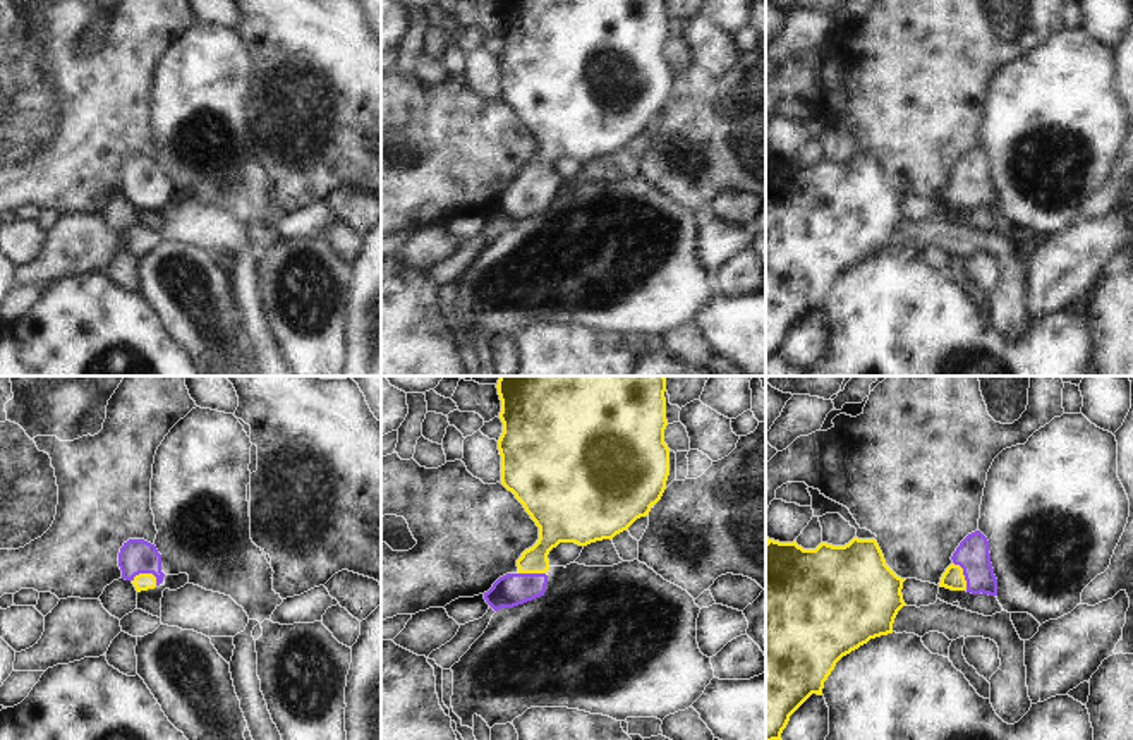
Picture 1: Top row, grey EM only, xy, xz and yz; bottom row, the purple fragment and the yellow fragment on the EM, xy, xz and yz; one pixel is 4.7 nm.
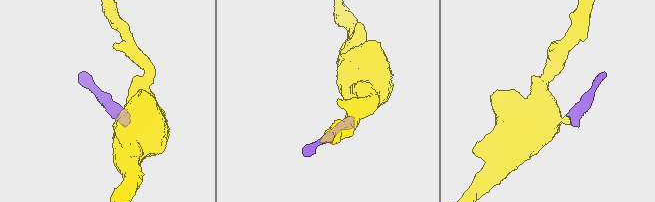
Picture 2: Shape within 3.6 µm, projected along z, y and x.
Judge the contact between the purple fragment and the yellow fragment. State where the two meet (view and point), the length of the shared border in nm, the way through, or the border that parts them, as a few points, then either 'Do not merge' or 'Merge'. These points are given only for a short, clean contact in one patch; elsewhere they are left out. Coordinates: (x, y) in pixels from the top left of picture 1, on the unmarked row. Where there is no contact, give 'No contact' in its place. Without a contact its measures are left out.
Touches purple at xy (143, 188). Shared border 120 nm. Path across: xy (136, 172), (143, 188), (143, 196). Merge.

